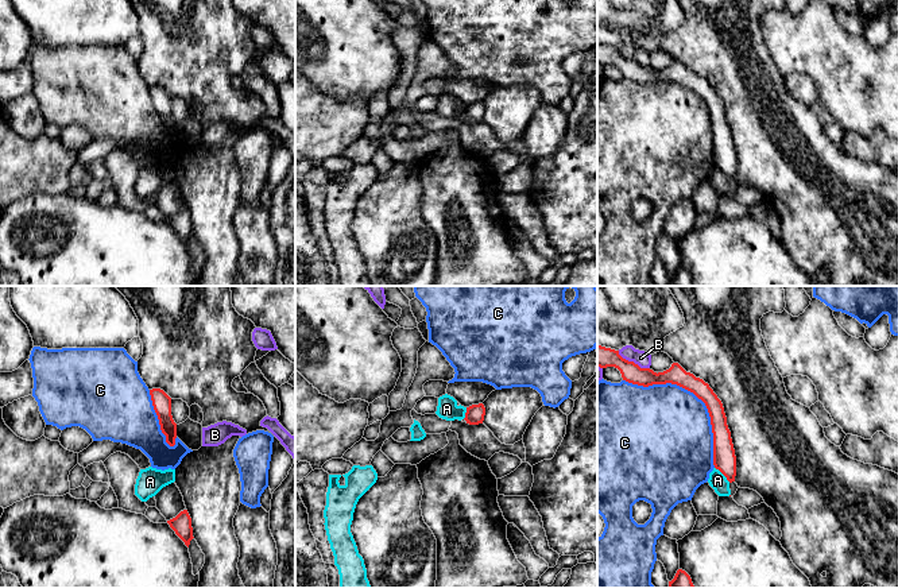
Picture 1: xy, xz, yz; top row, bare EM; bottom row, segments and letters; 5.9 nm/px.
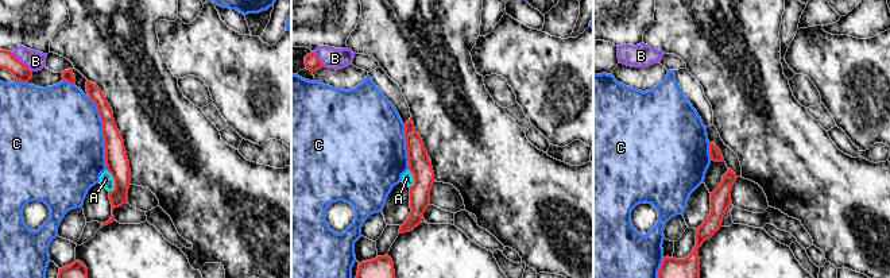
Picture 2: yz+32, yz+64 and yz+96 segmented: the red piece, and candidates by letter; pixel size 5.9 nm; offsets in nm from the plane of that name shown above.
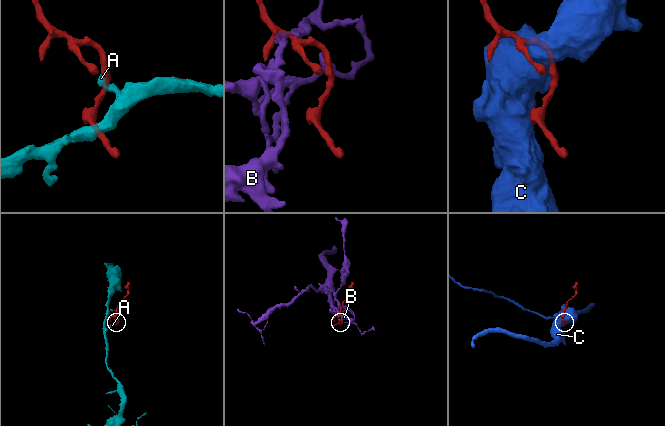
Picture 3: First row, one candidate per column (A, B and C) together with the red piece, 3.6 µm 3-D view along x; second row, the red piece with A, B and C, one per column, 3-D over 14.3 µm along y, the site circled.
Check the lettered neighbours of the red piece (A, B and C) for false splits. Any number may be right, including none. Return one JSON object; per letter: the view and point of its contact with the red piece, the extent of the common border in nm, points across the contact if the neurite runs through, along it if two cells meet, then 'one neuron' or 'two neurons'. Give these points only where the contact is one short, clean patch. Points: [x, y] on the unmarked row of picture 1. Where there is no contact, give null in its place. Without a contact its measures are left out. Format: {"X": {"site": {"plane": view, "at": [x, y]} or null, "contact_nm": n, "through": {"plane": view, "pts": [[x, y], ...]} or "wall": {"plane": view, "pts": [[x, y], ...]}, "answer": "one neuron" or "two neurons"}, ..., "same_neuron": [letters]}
{"A": {"site": {"plane": "yz", "at": [723, 171]}, "contact_nm": 130, "wall": {"plane": "yz", "pts": [[715, 165], [730, 180]]}, "answer": "two neurons"}, "B": {"site": {"plane": "yz", "at": [633, 60]}, "contact_nm": 220, "answer": "two neurons"}, "C": {"site": {"plane": "yz", "at": [696, 93]}, "contact_nm": 750, "answer": "two neurons"}, "same_neuron": []}

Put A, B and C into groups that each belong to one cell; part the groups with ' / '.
A / B / C

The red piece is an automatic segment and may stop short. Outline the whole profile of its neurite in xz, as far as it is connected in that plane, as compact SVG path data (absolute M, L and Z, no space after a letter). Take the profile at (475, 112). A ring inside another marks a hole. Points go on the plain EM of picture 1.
M479 101L479 102L472 102L467 105L464 117L469 123L479 123L479 121L483 121L484 113L485 113L485 105L483 101Z

